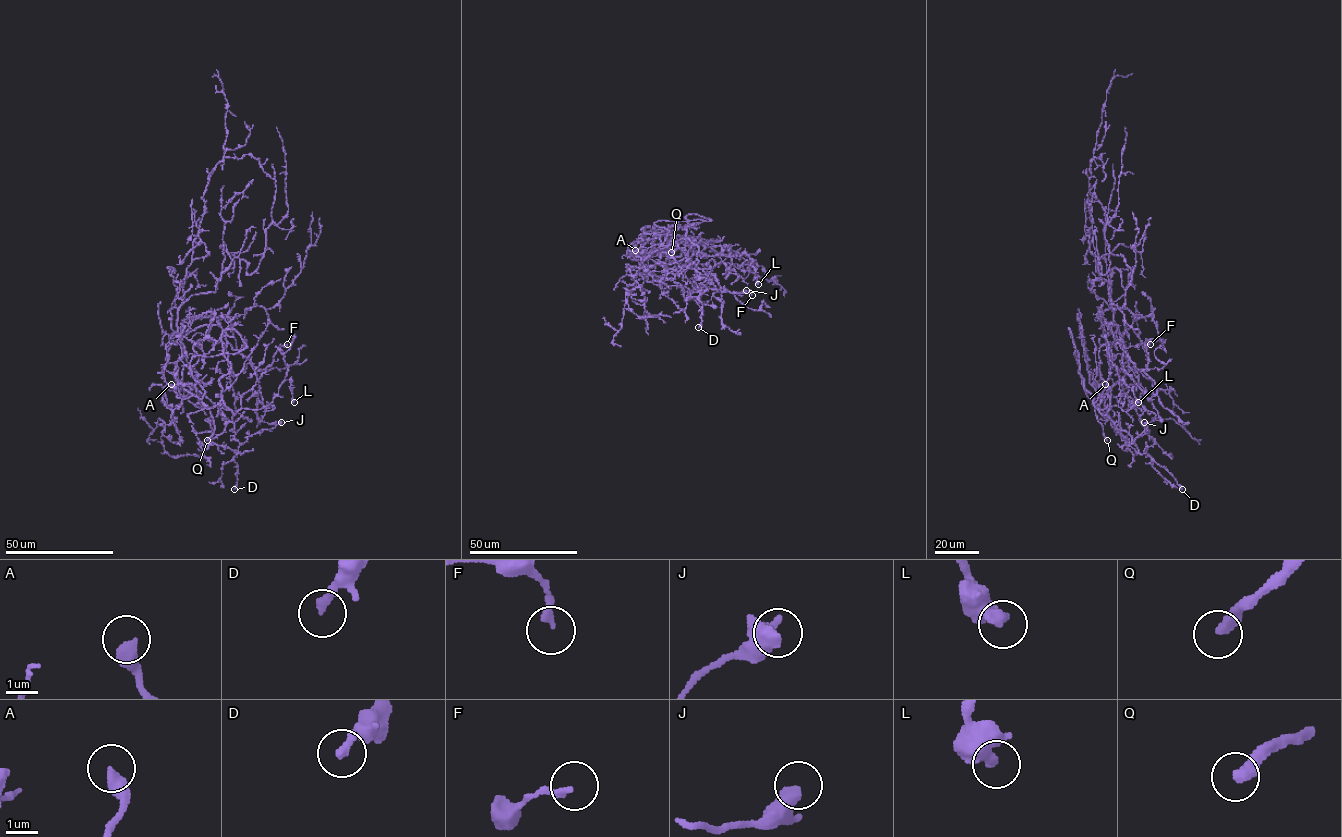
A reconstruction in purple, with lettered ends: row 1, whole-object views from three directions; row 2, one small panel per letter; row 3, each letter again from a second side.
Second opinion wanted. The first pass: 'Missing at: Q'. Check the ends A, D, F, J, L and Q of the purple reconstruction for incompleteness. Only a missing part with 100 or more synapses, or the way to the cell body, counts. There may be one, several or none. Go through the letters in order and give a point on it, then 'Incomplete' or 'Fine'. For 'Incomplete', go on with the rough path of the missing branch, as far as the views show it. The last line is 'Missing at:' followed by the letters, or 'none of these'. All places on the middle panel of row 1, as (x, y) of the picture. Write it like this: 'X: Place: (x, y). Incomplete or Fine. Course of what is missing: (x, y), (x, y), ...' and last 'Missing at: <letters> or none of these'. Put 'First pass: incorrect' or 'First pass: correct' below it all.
A: Place: (635, 250). Fine
D: Place: (698, 327). Fine
F: Place: (752, 295). Fine
J: Place: (746, 290). Fine
L: Place: (758, 284). Fine
Q: Place: (671, 252). Incomplete. Course of what is missing: (671, 252), (653, 263), (620, 261), (604, 276)
Missing at: Q
First pass: correct

